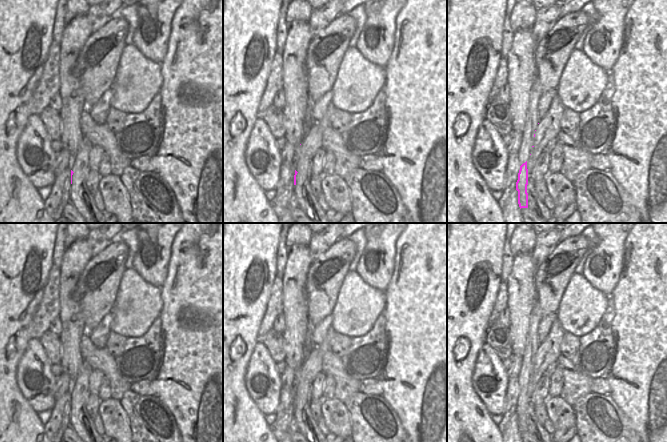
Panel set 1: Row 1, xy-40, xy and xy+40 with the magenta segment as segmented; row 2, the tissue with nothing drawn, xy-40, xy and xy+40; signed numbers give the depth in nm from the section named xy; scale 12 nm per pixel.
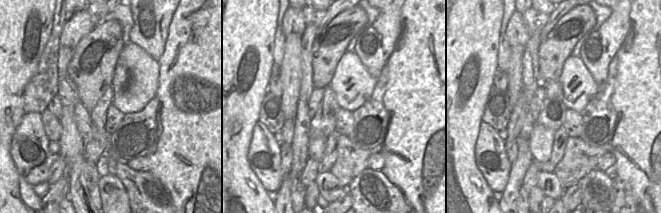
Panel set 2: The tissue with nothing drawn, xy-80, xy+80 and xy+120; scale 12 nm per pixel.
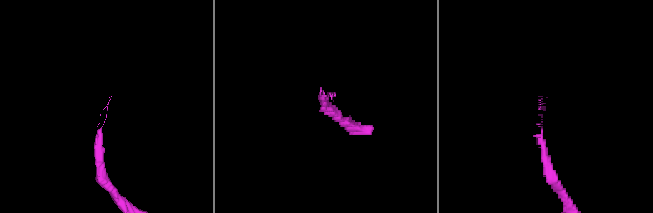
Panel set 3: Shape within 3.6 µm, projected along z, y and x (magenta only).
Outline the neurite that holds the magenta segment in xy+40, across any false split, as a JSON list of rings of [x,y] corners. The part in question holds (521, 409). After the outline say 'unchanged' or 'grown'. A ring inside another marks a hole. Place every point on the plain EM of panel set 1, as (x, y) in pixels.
[[[536,290],[534,295],[535,305],[532,307],[530,327],[528,329],[526,338],[526,347],[524,349],[524,355],[522,357],[522,365],[517,377],[519,384],[519,397],[518,404],[516,406],[516,414],[518,415],[518,428],[521,432],[528,432],[528,393],[527,384],[531,379],[533,373],[535,355],[539,348],[538,341],[538,325],[541,319],[540,307],[537,302]]]; grown

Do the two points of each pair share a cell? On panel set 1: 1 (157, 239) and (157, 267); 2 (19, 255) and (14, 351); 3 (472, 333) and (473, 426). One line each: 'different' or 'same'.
1: same
2: same
3: same

